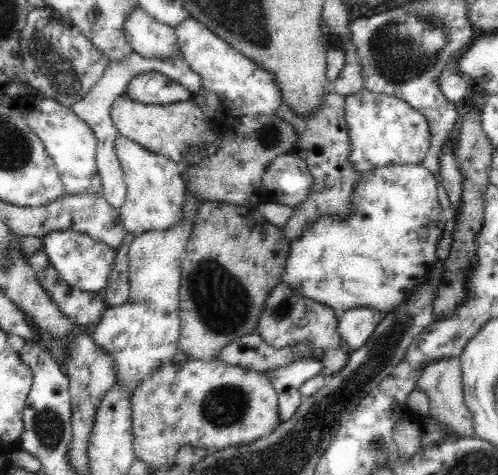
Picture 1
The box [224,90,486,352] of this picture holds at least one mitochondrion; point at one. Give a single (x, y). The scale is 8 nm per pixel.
(268, 137)

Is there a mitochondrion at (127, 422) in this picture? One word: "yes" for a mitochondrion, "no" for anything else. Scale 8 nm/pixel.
no

